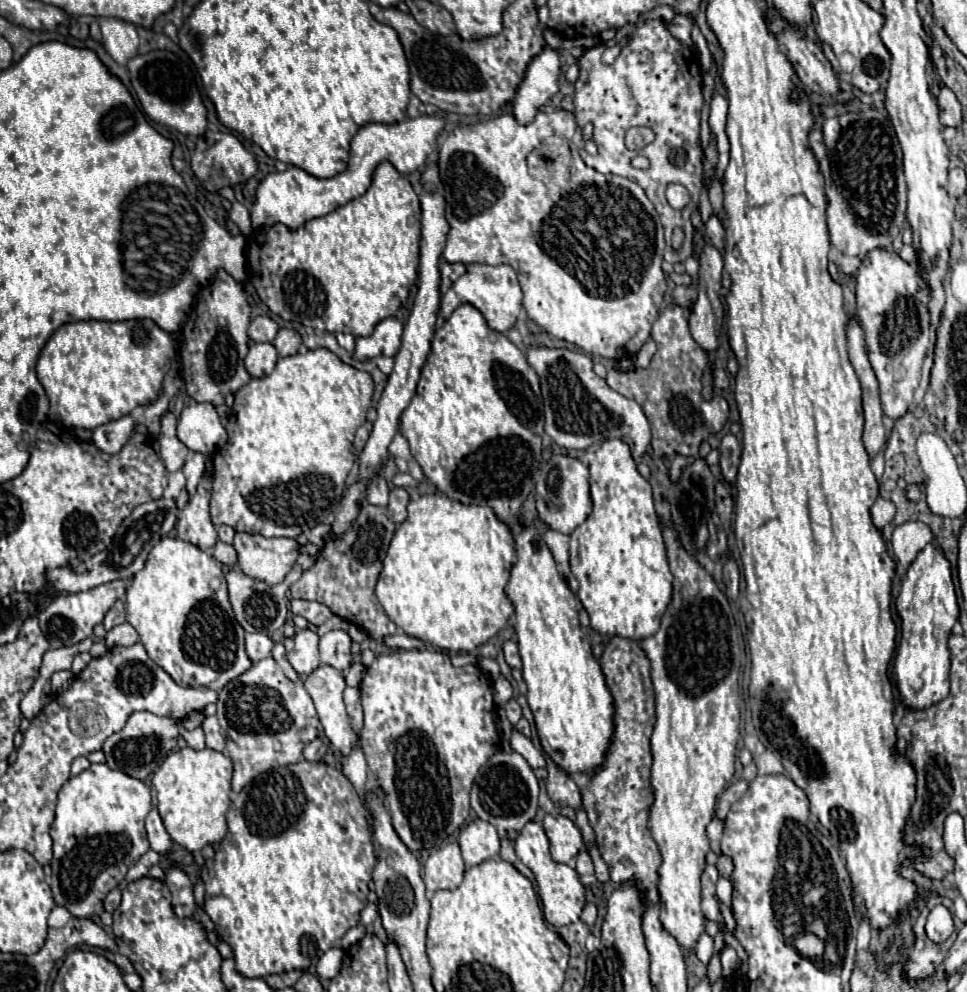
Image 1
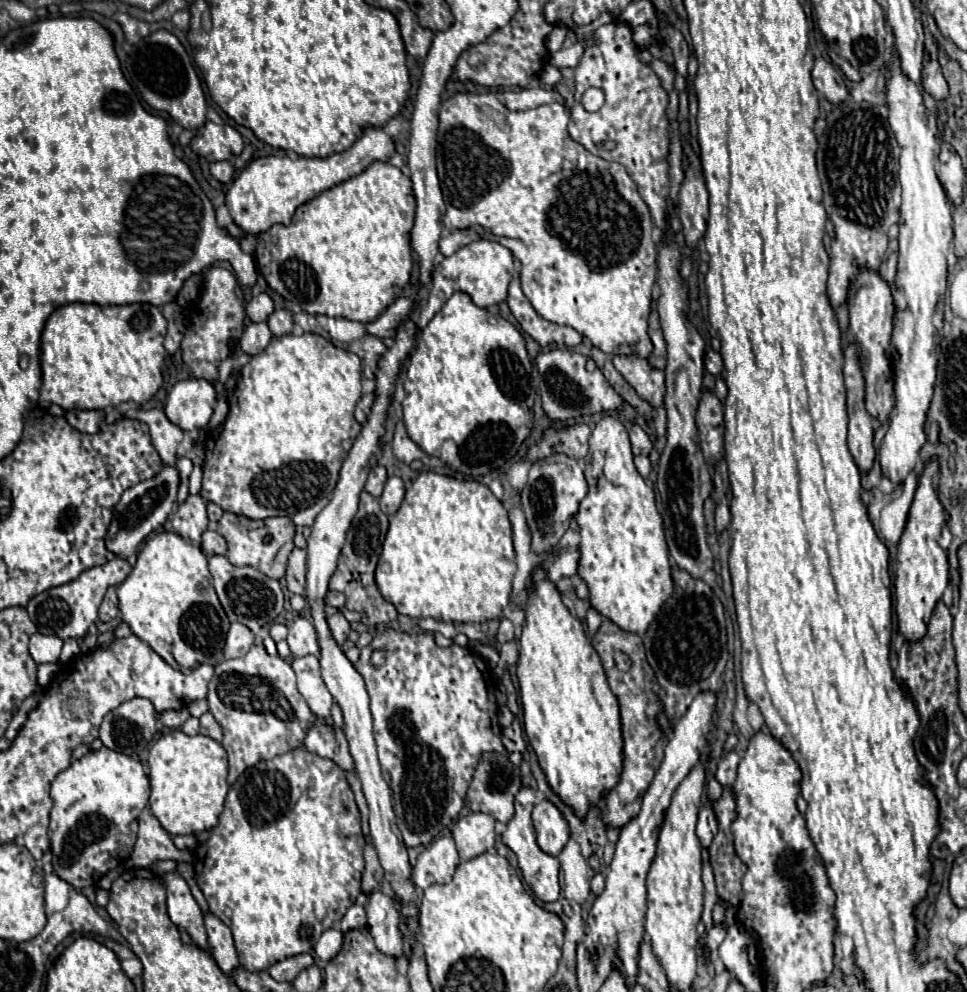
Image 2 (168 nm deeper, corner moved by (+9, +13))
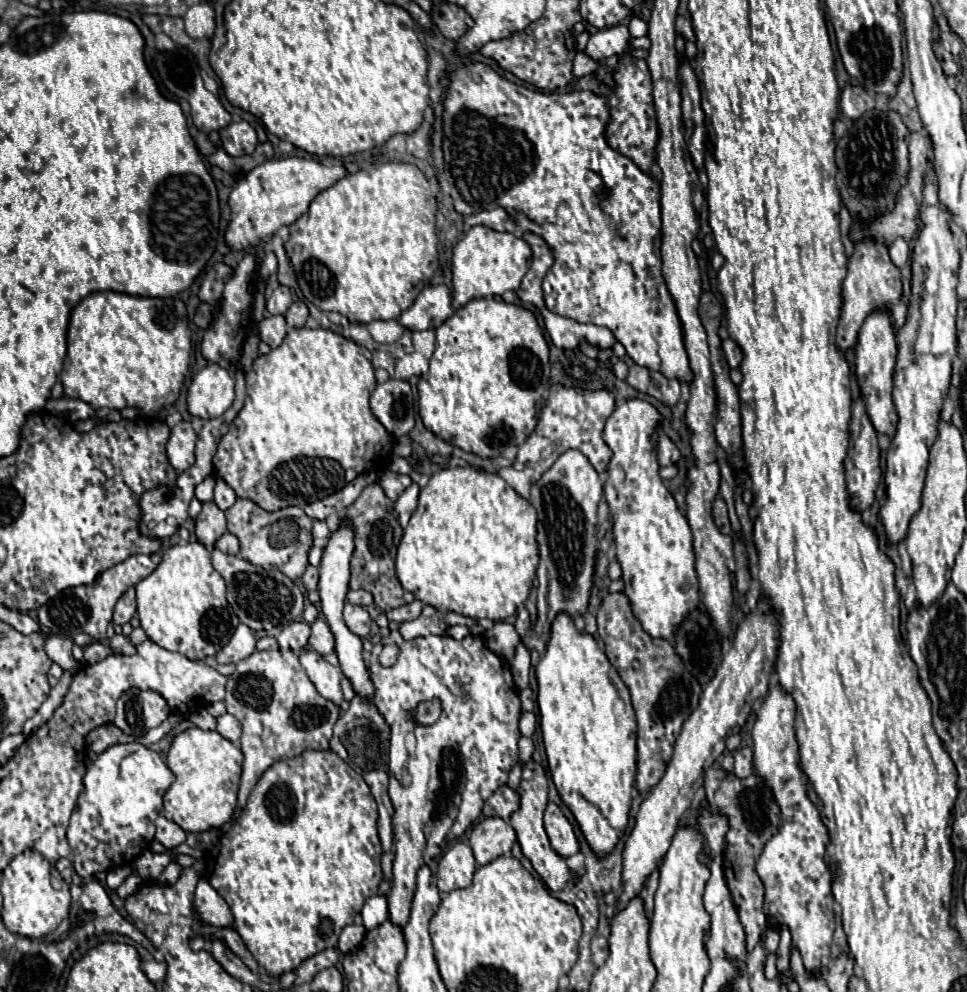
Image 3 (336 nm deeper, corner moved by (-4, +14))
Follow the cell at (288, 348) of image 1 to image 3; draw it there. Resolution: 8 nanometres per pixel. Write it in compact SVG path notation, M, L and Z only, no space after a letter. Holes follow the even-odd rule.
M298 300L288 308L284 318L286 318L288 326L304 326L304 322L308 318L308 306L302 300Z

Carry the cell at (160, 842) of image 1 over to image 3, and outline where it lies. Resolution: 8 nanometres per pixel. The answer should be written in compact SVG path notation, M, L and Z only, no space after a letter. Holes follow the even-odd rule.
M160 814L158 820L156 820L156 836L154 836L154 838L156 838L164 848L174 848L174 846L178 846L178 844L182 844L182 842L186 840L186 832L184 832L178 824L166 820L166 818Z

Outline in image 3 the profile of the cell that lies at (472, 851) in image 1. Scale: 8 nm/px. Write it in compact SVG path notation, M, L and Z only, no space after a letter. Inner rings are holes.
M484 818L480 824L472 828L470 834L470 846L480 866L496 860L498 856L508 854L514 842L516 842L516 832L502 818Z

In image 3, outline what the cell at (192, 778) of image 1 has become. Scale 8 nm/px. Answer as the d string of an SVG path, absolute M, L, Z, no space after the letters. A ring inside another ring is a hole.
M188 728L182 734L178 734L168 750L168 768L176 774L174 784L164 794L163 814L176 822L184 832L206 832L220 828L230 820L236 808L236 794L240 784L240 772L242 772L242 752L232 742L222 738L214 730L200 730L200 728Z

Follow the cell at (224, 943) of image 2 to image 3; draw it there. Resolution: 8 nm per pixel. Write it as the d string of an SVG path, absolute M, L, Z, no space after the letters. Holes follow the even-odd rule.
M206 878L198 880L196 892L194 892L194 906L198 910L198 916L214 926L232 926L232 912L224 898L208 884Z

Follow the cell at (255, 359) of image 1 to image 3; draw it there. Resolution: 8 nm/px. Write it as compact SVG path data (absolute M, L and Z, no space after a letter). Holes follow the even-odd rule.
M284 316L264 318L258 324L258 336L266 344L270 344L270 348L278 348L282 344L284 336L286 336L286 320L284 320Z

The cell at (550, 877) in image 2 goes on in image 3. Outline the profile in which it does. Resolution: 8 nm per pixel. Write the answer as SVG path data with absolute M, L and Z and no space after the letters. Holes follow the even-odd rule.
M526 762L522 766L522 782L518 786L518 794L520 794L520 808L514 812L514 816L510 816L510 826L516 830L518 844L522 846L524 856L532 862L532 868L540 874L540 878L546 882L546 886L550 890L562 890L566 886L566 882L570 880L570 870L566 868L564 858L552 850L548 836L544 832L542 814L548 804L548 780L546 780L544 768L538 762Z

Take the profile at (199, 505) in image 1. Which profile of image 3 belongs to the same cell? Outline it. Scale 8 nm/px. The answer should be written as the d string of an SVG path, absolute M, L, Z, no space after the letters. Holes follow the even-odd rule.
M206 502L202 506L202 512L196 520L196 538L206 546L214 548L216 540L226 532L226 516L224 512L214 504Z

